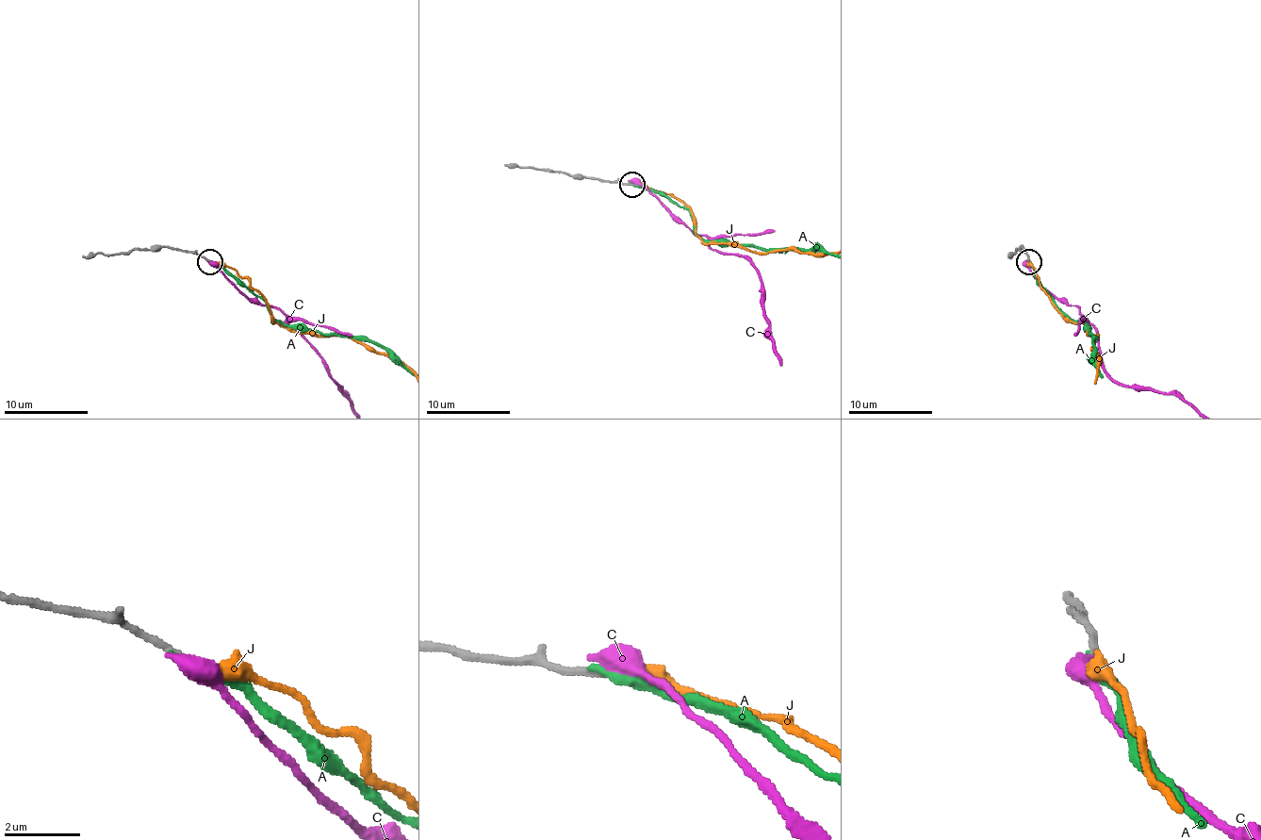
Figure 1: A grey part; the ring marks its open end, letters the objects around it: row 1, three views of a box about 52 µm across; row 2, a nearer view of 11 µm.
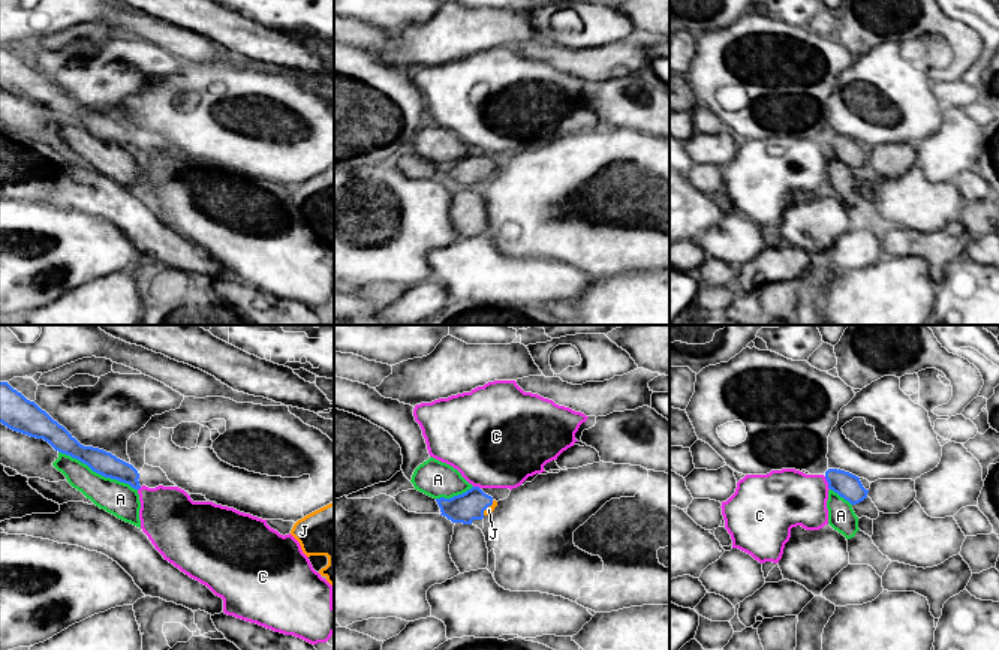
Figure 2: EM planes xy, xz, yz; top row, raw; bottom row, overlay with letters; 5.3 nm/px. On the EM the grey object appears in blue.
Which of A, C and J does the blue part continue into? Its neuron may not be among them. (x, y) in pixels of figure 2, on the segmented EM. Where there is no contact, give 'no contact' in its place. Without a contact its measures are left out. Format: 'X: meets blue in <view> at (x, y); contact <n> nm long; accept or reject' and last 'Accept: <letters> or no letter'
A: meets blue in xy at (98, 472); contact 480 nm long; reject
C: meets blue in yz at (827, 481); contact 80 nm long; reject
J: meets blue in xz at (487, 506); contact 100 nm long; accept
Accept: J

